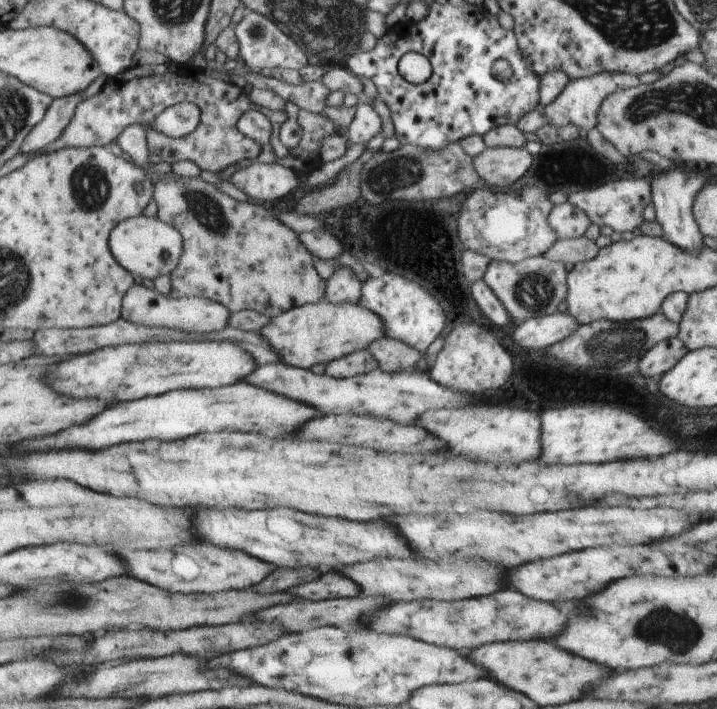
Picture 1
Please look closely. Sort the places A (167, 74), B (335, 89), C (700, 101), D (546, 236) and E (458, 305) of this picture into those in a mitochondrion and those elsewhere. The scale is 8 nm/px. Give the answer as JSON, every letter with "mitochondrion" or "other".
{"A":"other","B":"other","C":"mitochondrion","D":"other","E":"mitochondrion"}

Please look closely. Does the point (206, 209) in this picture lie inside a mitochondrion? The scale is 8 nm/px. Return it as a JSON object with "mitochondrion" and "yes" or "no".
{"mitochondrion":"yes"}

